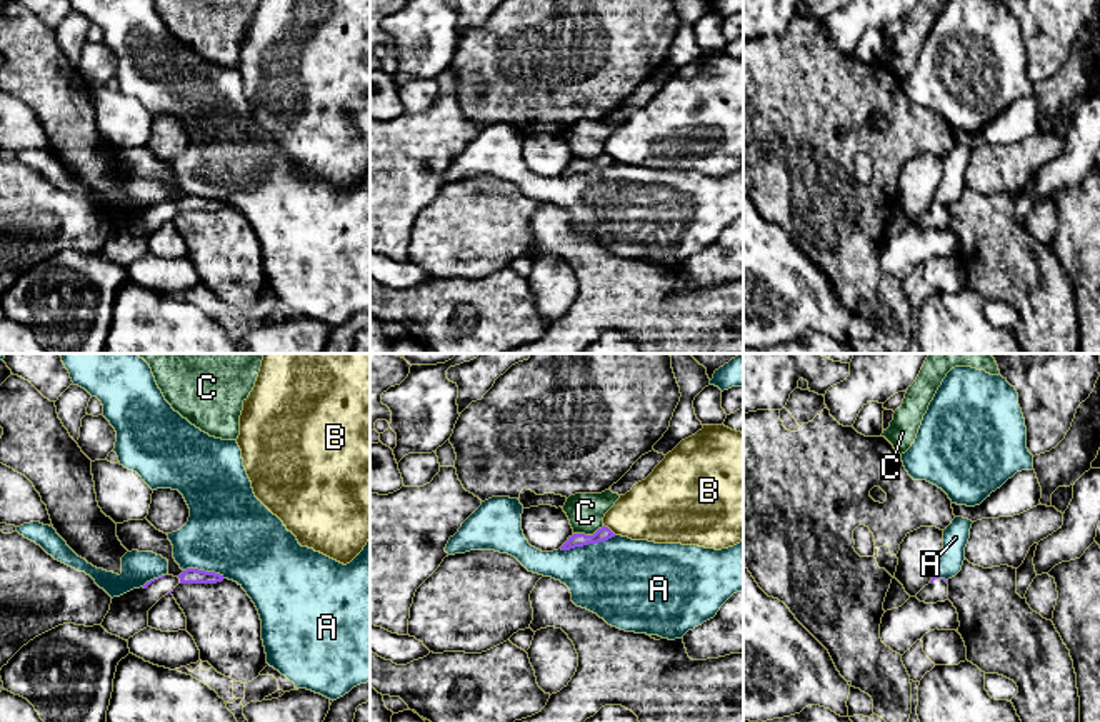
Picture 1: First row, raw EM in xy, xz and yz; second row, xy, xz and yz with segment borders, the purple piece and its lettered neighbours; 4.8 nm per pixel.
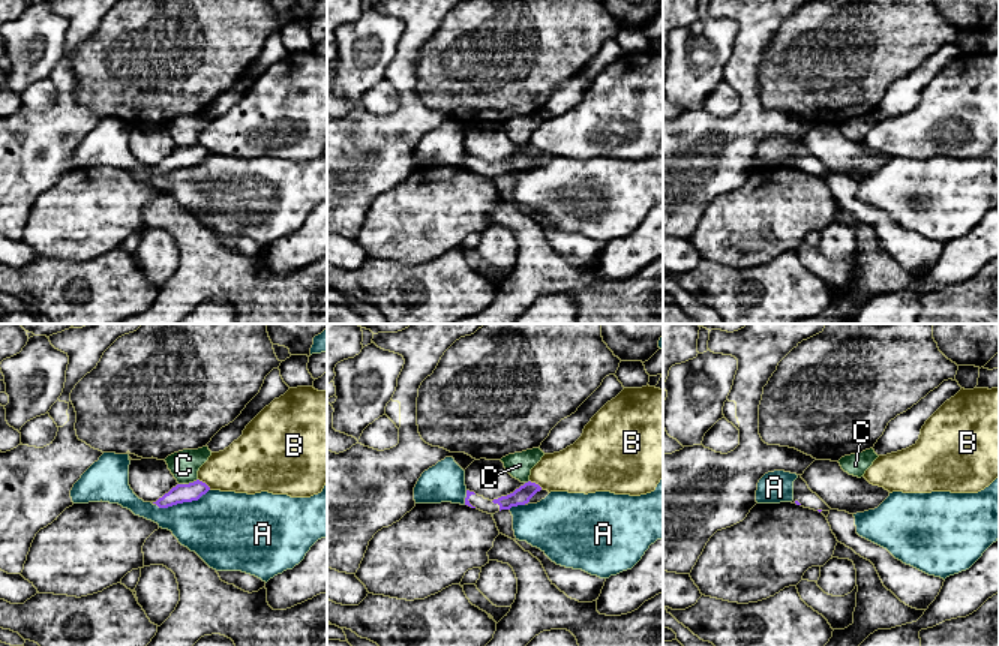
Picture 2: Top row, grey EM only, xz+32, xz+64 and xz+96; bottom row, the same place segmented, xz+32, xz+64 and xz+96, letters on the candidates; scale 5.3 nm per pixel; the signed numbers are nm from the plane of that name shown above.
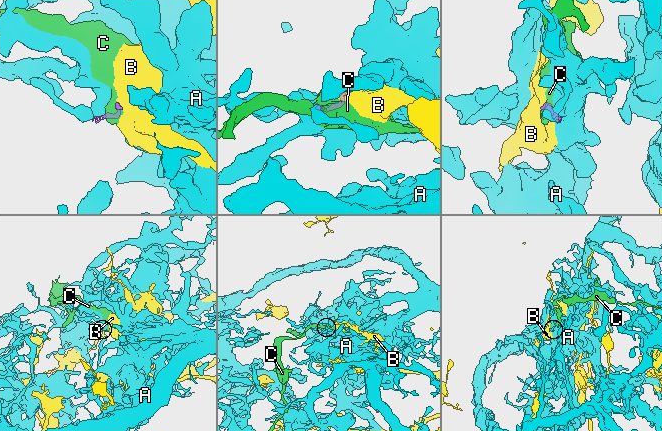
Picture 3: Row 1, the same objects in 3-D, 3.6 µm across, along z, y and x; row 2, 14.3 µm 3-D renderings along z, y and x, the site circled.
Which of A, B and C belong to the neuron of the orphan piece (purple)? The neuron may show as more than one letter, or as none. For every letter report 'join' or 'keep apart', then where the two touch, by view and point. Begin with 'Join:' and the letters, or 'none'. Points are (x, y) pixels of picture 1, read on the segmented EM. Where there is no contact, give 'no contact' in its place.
Join: none
A: keep apart; meets purple in xz at (587, 544)
B: keep apart; meets purple in xz at (609, 529)
C: keep apart; meets purple in xz at (589, 536)

